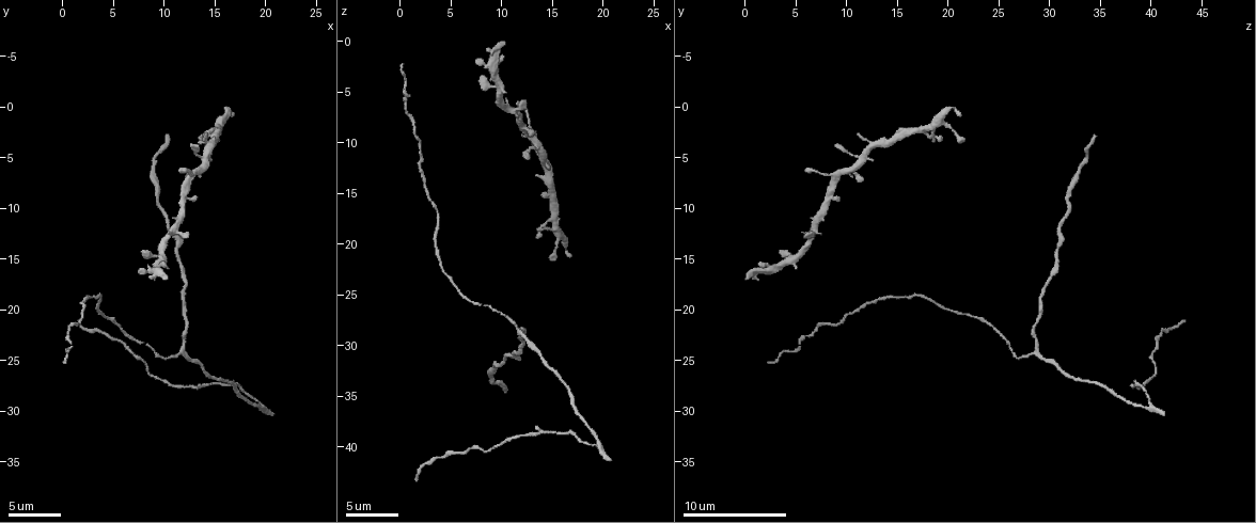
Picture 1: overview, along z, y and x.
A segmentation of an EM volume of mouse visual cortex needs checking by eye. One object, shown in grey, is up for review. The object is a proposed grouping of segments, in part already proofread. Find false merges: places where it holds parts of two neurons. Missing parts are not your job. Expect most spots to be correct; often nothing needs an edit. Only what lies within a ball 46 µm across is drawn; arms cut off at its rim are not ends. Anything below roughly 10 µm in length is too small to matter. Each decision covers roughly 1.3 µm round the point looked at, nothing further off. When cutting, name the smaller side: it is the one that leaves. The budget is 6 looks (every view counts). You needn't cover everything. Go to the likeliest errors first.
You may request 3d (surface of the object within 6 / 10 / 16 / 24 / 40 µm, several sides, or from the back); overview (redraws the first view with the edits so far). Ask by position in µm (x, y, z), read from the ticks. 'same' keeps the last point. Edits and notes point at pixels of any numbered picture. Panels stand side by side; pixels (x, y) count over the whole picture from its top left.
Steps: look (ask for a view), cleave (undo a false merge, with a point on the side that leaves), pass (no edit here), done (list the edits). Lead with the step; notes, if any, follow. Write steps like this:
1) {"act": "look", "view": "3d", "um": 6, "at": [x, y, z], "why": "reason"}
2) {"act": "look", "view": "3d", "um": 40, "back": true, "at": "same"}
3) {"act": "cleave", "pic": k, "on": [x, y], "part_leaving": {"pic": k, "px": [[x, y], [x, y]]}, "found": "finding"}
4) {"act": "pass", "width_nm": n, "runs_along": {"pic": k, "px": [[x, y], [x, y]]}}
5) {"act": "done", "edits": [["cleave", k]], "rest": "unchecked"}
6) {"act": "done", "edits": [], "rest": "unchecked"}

{"act": "look", "view": "3d", "um": 10, "at": [11.8, 23.8, 28.6], "why": "three arms meet"}

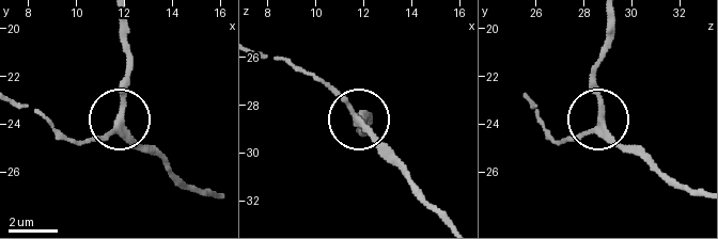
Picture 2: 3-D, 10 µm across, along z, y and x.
{"act": "pass", "runs_along": {"pic": 2, "px": [[17, 105], [73, 140], [104, 136], [120, 120], [131, 66]]}, "found": "one neuron here"}

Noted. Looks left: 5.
{"act": "look", "view": "3d", "um": 10, "at": [1.2, 21.2, 7.6], "why": "sudden change in width"}

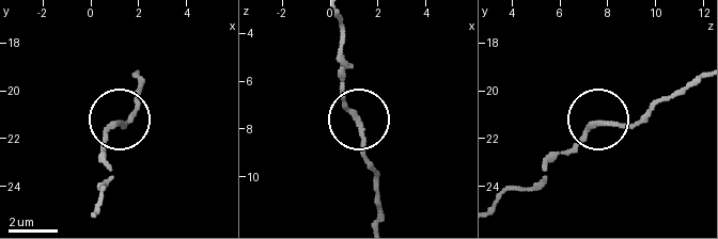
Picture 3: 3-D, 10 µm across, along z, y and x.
{"act": "pass", "runs_along": {"pic": 3, "px": [[698, 77], [630, 124], [594, 126], [547, 161]]}, "found": "one neuron here"}

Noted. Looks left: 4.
{"act": "look", "view": "3d", "um": 10, "at": [10.6, 12.2, 30.8], "why": "thick turns thin"}

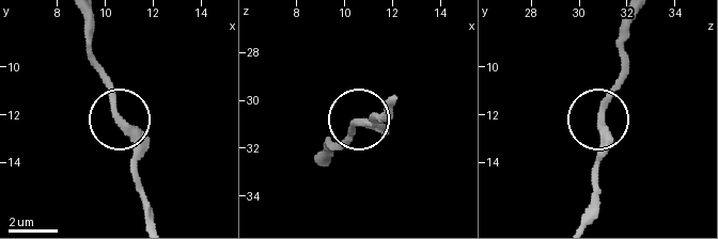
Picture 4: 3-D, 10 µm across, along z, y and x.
{"act": "pass", "found": "one neuron here"}

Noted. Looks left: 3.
{"act": "done", "edits": [], "rest": "unchecked"}

